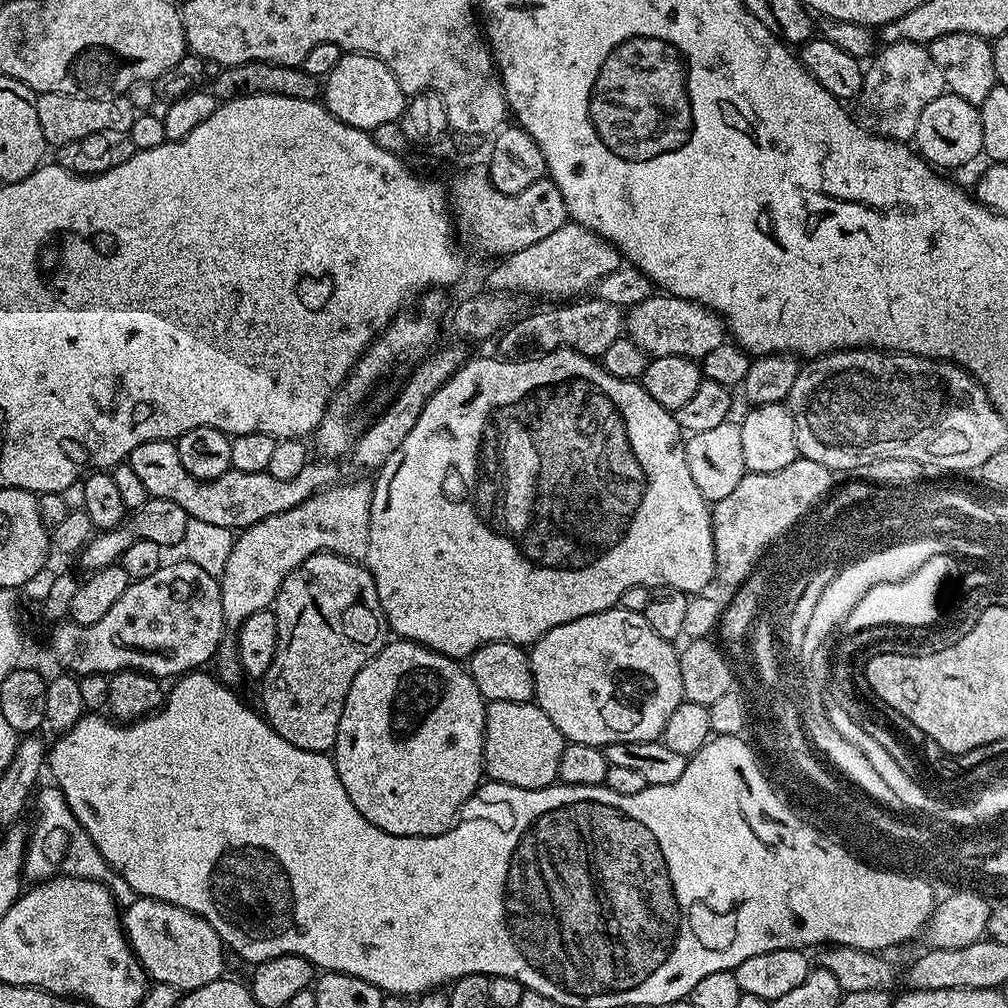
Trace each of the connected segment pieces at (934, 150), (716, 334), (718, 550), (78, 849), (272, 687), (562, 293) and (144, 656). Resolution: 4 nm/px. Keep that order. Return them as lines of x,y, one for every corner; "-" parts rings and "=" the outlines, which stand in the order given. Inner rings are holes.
951,94
934,98
934,102
930,102
926,110
922,110
922,118
918,118
914,148
923,159
940,170
960,168
963,164
970,163
984,150
979,107
=
653,294
626,312
626,335
629,340
653,356
681,356
701,361
710,350
726,342
726,325
711,308
667,294
=
803,458
790,462
790,466
782,470
774,470
774,474
745,474
742,482
738,482
738,487
727,498
715,501
710,508
715,575
737,584
740,577
748,572
756,553
768,543
769,537
784,531
788,524
803,520
833,491
832,479
834,473
831,468
822,466
822,462
810,462
=
55,786
43,788
41,787
34,796
36,825
33,826
32,832
30,828
30,839
26,844
24,876
30,878
29,881
32,882
50,880
53,876
73,876
93,880
105,884
121,909
130,907
137,900
136,892
130,886
130,882
126,882
126,878
117,876
116,871
108,865
98,846
94,846
90,834
86,834
78,818
74,818
60,789
=
319,552
306,558
306,562
299,564
282,582
274,611
278,622
278,646
274,662
270,662
270,670
266,670
259,685
260,700
264,703
262,715
286,742
302,750
331,753
336,747
338,722
346,706
346,694
350,694
358,670
384,649
390,636
374,578
363,563
347,560
333,552
=
563,224
554,234
518,250
513,256
503,257
500,264
488,276
489,289
528,296
545,296
548,302
568,302
580,298
587,290
595,289
596,283
606,274
622,267
620,251
597,232
584,228
581,224
=
180,558
177,564
161,564
150,578
133,580
128,585
126,594
110,606
110,611
103,618
98,618
90,626
60,622
52,632
52,652
60,659
61,669
77,677
102,672
145,672
148,676
179,678
185,672
200,670
204,664
215,657
220,648
220,641
225,639
226,625
222,614
222,594
220,581
215,576
206,574
202,566
194,566
187,558

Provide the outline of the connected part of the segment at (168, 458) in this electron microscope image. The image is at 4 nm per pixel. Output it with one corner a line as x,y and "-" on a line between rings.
170,440
158,442
142,442
142,446
134,446
127,458
130,470
138,474
138,478
146,486
151,498
166,498
185,517
206,522
210,526
222,526
233,530
243,530
254,526
254,522
262,522
262,518
270,518
270,514
282,514
282,510
294,510
306,498
323,488
331,488
341,483
340,468
335,459
319,458
305,464
294,478
279,479
267,472
247,472
237,468
229,468
222,478
199,480
194,474
186,474
182,462
178,462
178,450

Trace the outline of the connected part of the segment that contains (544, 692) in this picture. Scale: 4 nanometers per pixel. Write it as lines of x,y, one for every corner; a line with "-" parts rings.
617,606
607,608
598,614
586,614
582,618
574,618
574,622
566,622
562,626
554,626
541,640
537,640
531,645
528,661
534,674
534,690
536,695
534,702
544,713
554,726
562,733
565,741
582,742
595,748
614,742
646,742
647,740
659,740
662,730
666,726
666,721
670,719
670,714
678,710
678,706
685,699
682,690
682,670
680,669
680,652
673,641
662,638
650,630
650,622
646,622
643,611
632,608

